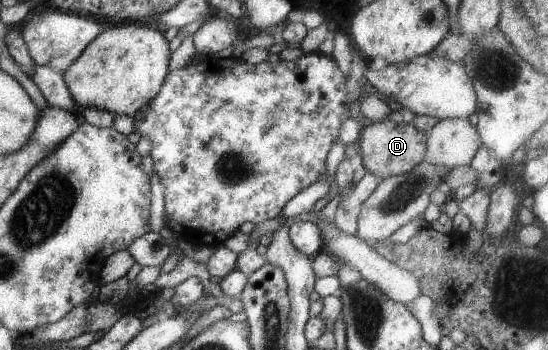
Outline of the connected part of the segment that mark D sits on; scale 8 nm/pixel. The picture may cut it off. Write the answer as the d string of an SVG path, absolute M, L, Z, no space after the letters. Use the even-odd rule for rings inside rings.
M395 119L380 120L361 127L360 136L356 142L356 150L360 162L367 172L382 179L394 174L406 174L416 164L427 158L426 135L420 134L411 123L403 123Z

